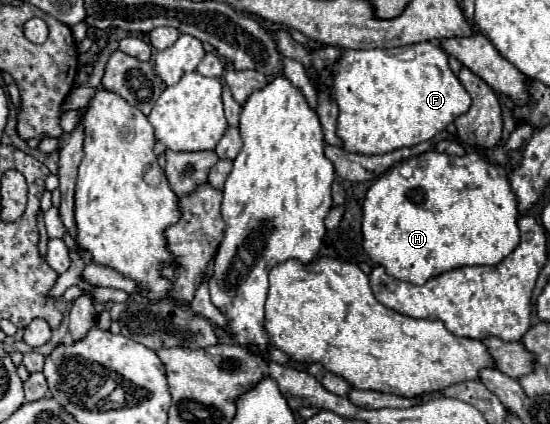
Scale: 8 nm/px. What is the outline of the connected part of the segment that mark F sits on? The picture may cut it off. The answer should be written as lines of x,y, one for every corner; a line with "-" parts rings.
431,41
397,49
347,49
341,55
337,73
333,77
333,95
339,105
337,137
341,139
345,151
359,155
383,155
429,141
435,137
435,133
441,133
449,123
463,115
471,105
469,93
463,89
457,75
449,69
447,53

